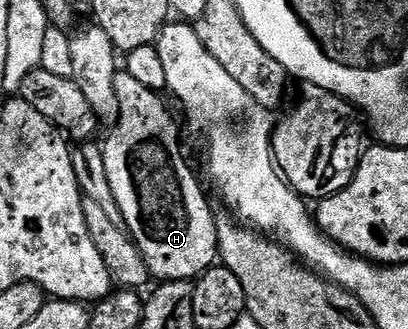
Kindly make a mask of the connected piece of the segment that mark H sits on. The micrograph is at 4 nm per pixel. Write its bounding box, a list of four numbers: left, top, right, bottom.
[103,71,218,282]

